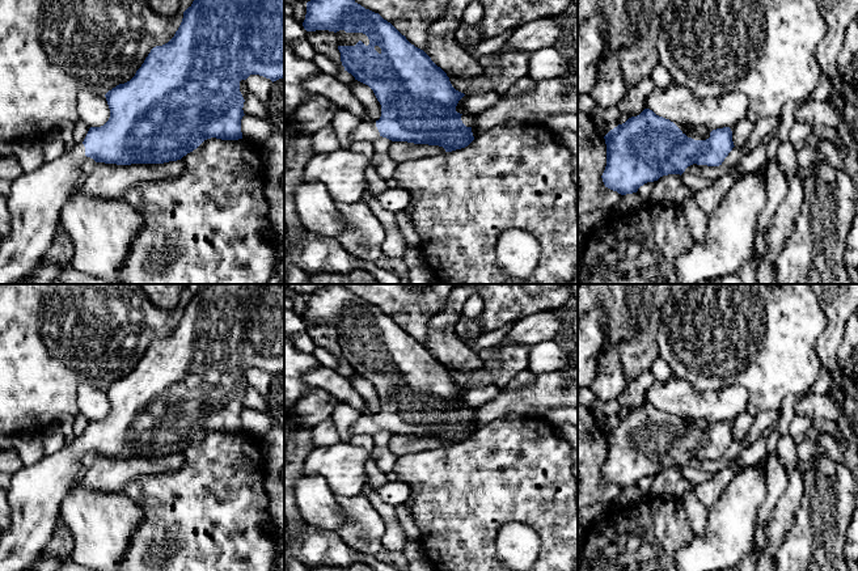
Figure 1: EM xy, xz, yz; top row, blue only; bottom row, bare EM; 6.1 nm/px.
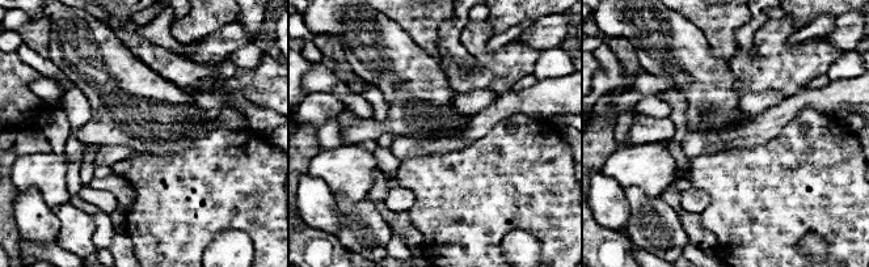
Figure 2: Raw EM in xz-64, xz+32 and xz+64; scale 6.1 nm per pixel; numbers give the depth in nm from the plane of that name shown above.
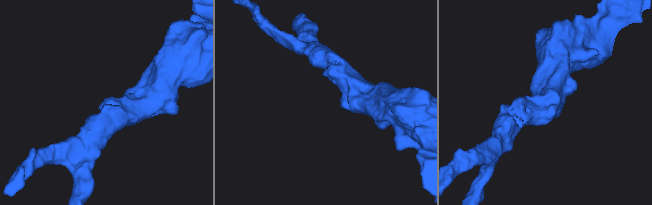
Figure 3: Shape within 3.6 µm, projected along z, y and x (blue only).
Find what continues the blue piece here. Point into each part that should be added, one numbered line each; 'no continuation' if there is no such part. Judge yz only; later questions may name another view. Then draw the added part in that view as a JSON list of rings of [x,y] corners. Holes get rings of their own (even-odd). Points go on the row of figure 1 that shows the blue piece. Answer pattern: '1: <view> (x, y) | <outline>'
no continuation

